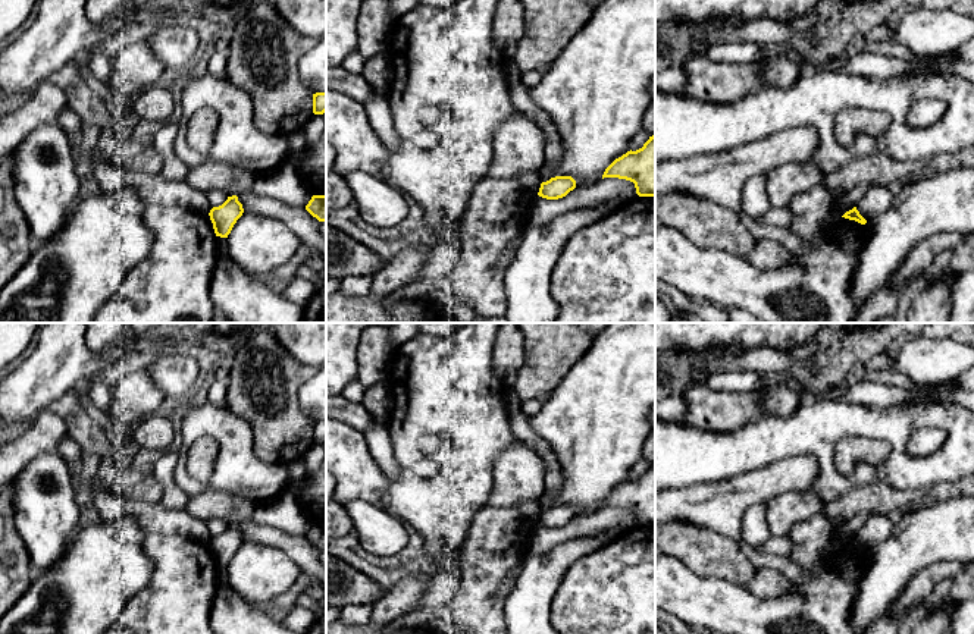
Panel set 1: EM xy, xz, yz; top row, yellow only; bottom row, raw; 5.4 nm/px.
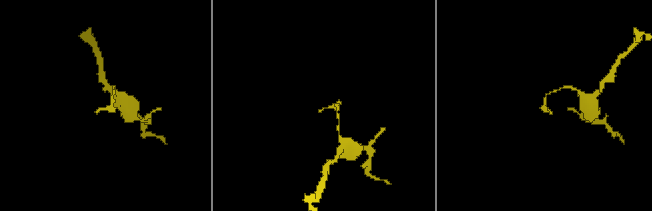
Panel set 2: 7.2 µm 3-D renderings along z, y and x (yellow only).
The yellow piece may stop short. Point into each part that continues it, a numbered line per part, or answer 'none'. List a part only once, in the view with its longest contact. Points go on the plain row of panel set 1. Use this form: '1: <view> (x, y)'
none

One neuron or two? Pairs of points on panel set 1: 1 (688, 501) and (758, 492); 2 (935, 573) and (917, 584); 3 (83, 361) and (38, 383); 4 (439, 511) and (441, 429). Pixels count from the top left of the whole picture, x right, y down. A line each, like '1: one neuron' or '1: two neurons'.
1: one neuron
2: one neuron
3: one neuron
4: one neuron

